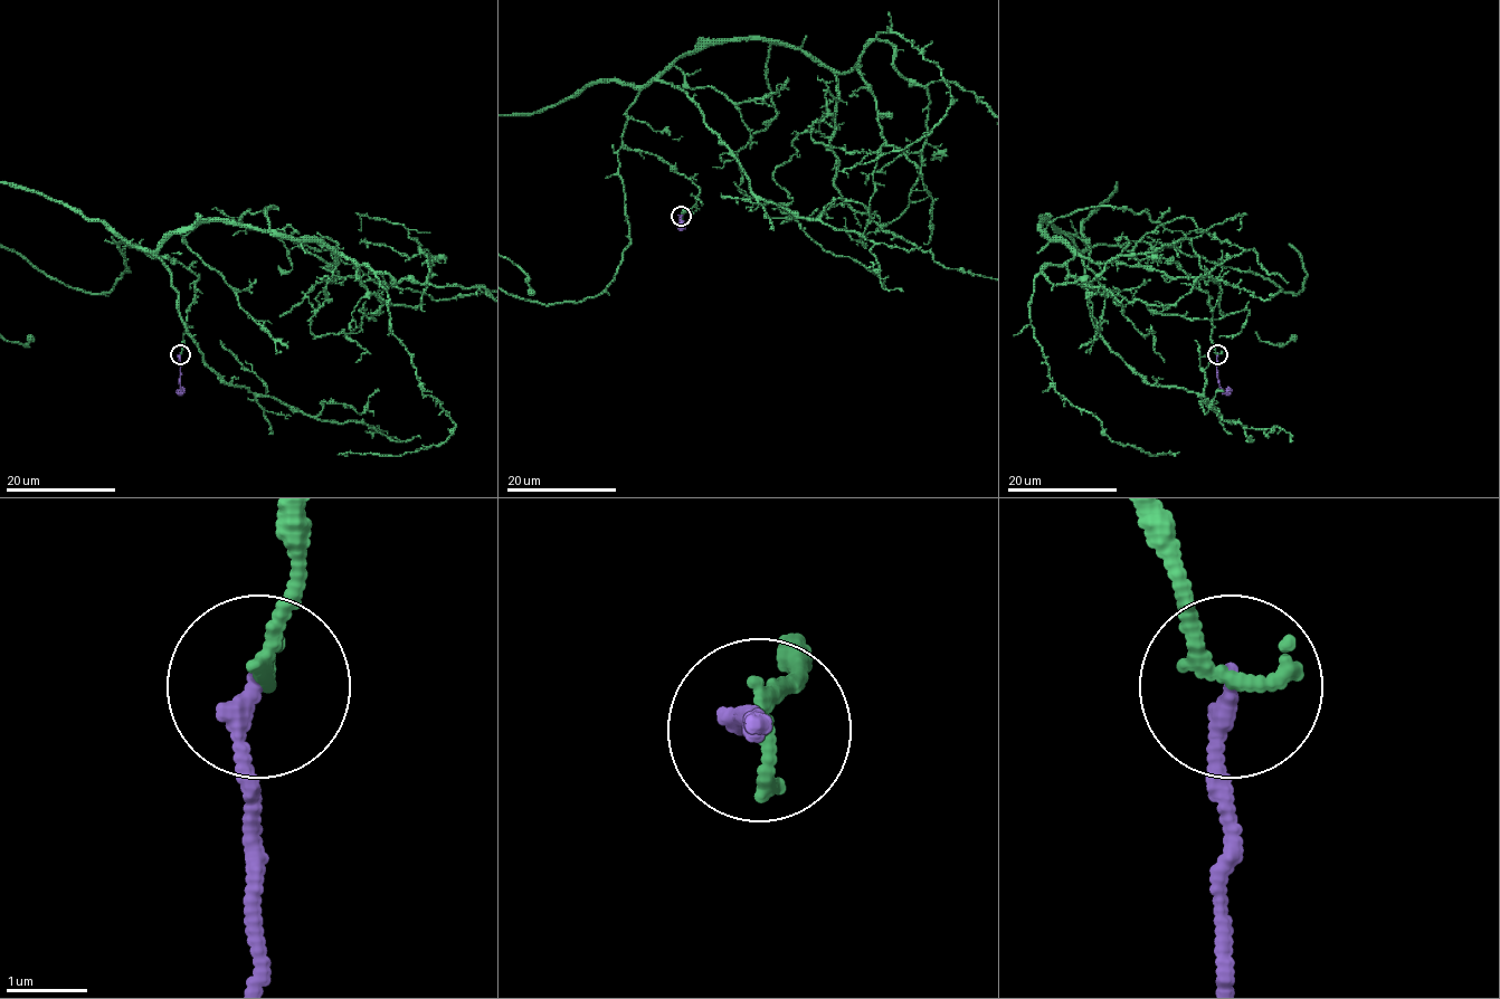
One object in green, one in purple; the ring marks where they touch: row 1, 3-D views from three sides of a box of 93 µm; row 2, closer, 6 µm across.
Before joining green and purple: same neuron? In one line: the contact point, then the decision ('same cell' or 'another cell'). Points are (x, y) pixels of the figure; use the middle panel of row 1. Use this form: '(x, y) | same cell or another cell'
(681, 216) | another cell

